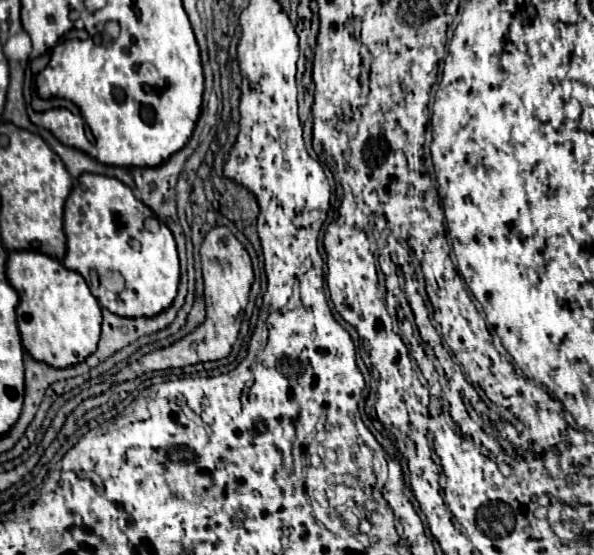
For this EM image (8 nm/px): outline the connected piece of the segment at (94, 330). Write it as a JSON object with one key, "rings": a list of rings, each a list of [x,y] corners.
{"rings":[[[10,252],[6,260],[6,278],[18,292],[20,304],[16,308],[18,330],[22,346],[32,358],[52,364],[54,368],[66,368],[86,360],[100,340],[100,304],[92,296],[86,280],[56,258],[42,252]]]}

